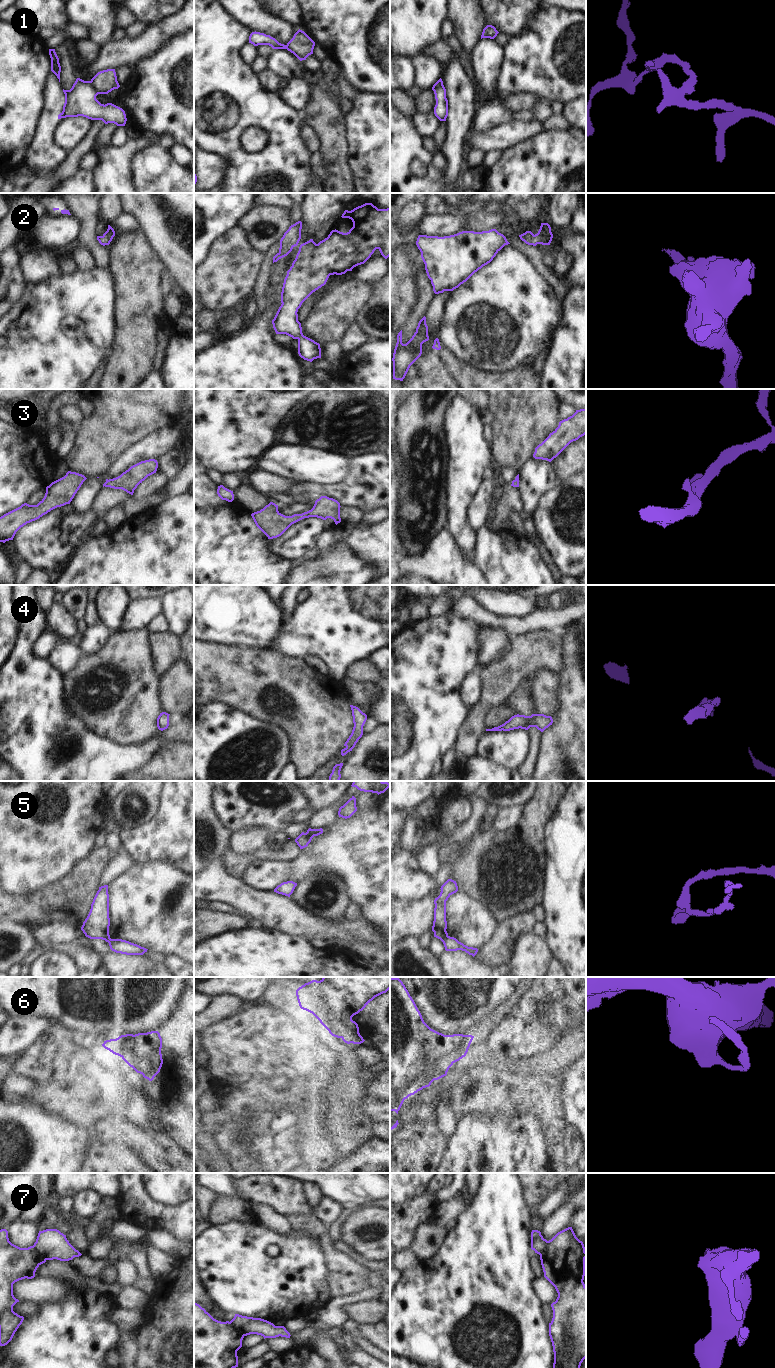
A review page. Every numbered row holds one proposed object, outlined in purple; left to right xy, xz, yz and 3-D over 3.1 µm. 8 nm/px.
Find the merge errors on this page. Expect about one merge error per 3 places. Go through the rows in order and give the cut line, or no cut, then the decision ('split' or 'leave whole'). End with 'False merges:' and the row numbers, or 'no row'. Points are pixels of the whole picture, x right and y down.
1: cut xy (90, 81), (90, 84), (99, 93); split
2: cut none; leave whole
3: cut none; leave whole
4: cut none; leave whole
5: cut yz (448, 936), (441, 940); split
6: cut yz (452, 1062), (440, 1059), (439, 1067), (433, 1079); split
7: cut xz (229, 1322), (244, 1335); split
False merges: 1, 5, 6, 7

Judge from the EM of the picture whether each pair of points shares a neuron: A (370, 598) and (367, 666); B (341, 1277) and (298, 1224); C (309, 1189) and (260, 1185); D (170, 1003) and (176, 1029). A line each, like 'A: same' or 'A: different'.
A: different
B: same
C: different
D: different

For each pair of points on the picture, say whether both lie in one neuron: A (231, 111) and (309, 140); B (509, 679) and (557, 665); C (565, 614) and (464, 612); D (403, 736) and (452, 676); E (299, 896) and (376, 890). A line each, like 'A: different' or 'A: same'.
A: different
B: same
C: same
D: same
E: different

